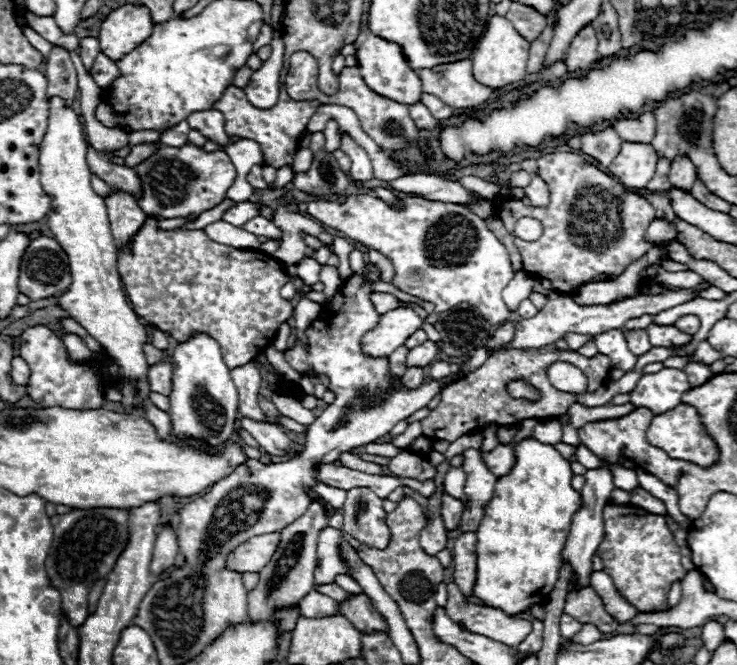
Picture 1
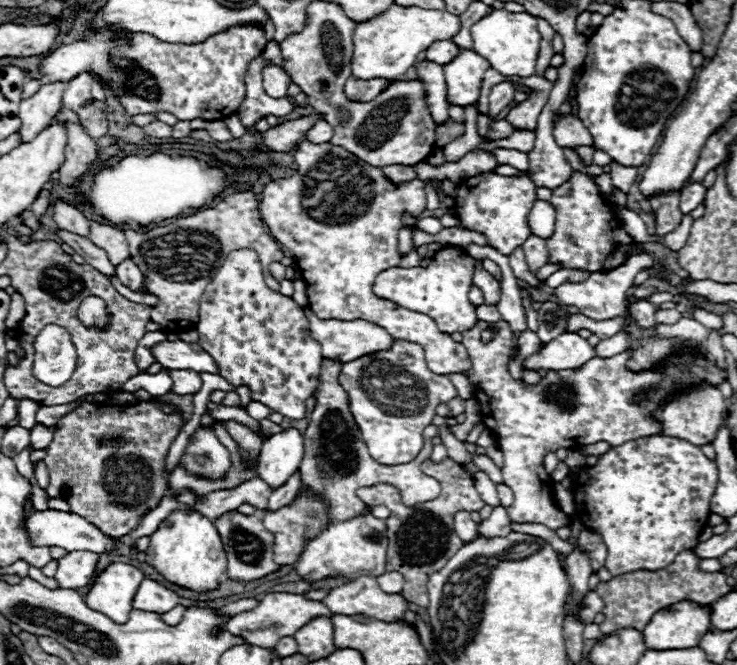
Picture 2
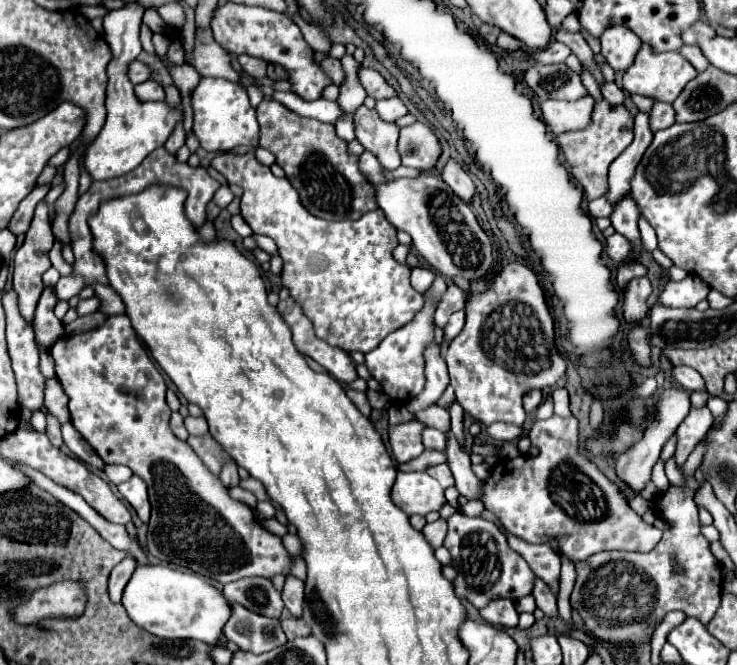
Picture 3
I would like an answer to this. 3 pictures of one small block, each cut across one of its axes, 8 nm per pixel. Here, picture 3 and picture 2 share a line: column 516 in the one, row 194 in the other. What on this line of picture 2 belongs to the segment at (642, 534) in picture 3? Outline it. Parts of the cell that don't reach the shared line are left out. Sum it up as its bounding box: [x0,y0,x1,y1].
[456,174,538,256]

